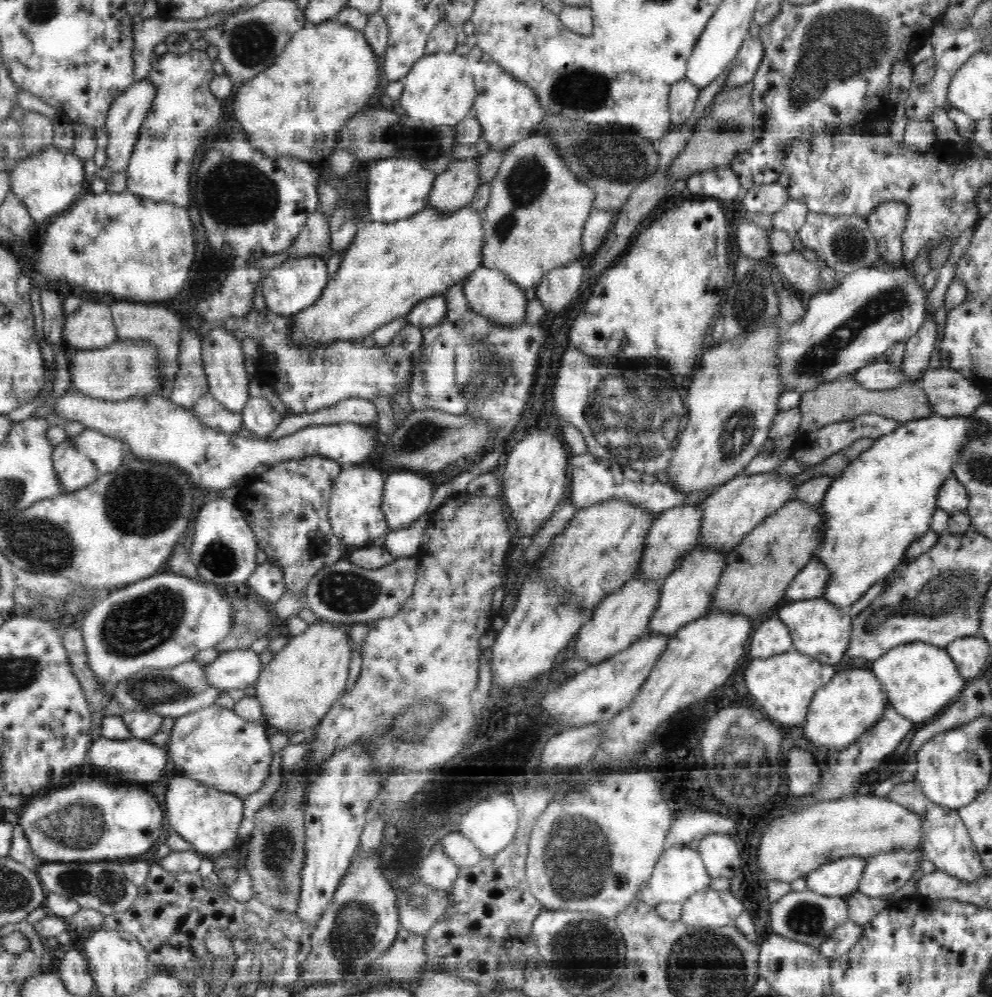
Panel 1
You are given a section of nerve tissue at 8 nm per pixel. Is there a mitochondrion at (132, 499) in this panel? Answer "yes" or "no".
yes

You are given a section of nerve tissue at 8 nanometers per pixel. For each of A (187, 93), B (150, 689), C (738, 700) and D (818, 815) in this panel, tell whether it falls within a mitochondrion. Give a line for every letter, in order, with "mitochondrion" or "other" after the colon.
A: other
B: mitochondrion
C: other
D: other

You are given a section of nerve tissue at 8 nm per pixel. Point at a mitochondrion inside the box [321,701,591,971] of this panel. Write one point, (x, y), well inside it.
(422, 901)

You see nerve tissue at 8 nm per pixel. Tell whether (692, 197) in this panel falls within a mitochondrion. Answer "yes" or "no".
no

